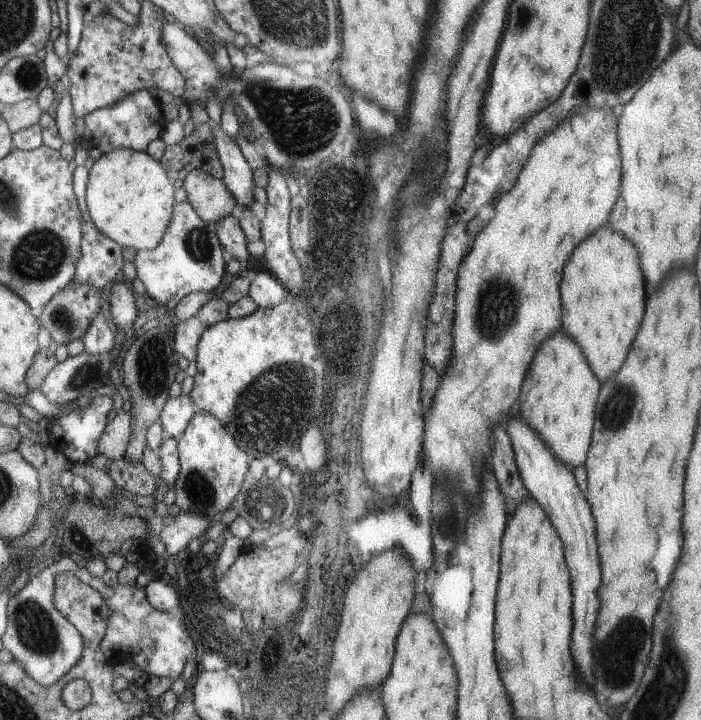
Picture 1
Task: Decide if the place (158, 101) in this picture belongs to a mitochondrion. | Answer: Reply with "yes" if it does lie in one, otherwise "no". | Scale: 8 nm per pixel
no

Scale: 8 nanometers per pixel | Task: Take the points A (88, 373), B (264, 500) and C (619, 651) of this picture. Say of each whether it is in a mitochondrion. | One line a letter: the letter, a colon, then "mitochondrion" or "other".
A: mitochondrion
B: mitochondrion
C: mitochondrion

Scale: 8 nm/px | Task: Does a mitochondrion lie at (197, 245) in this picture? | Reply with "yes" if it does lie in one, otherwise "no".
yes

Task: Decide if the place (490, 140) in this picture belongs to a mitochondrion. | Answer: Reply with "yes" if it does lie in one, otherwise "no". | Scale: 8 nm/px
no

